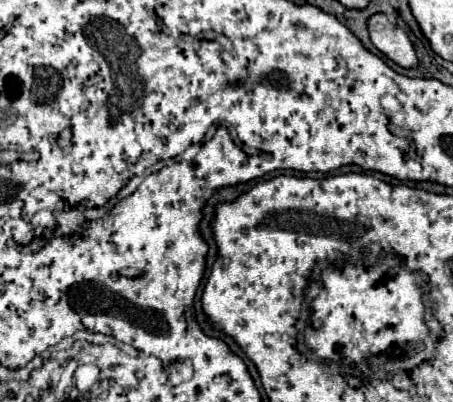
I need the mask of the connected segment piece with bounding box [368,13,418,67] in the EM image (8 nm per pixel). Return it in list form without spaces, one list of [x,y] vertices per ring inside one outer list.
[[[374,13],[368,19],[368,31],[374,47],[380,49],[388,59],[402,67],[416,67],[416,51],[406,31],[394,25],[384,13]]]

